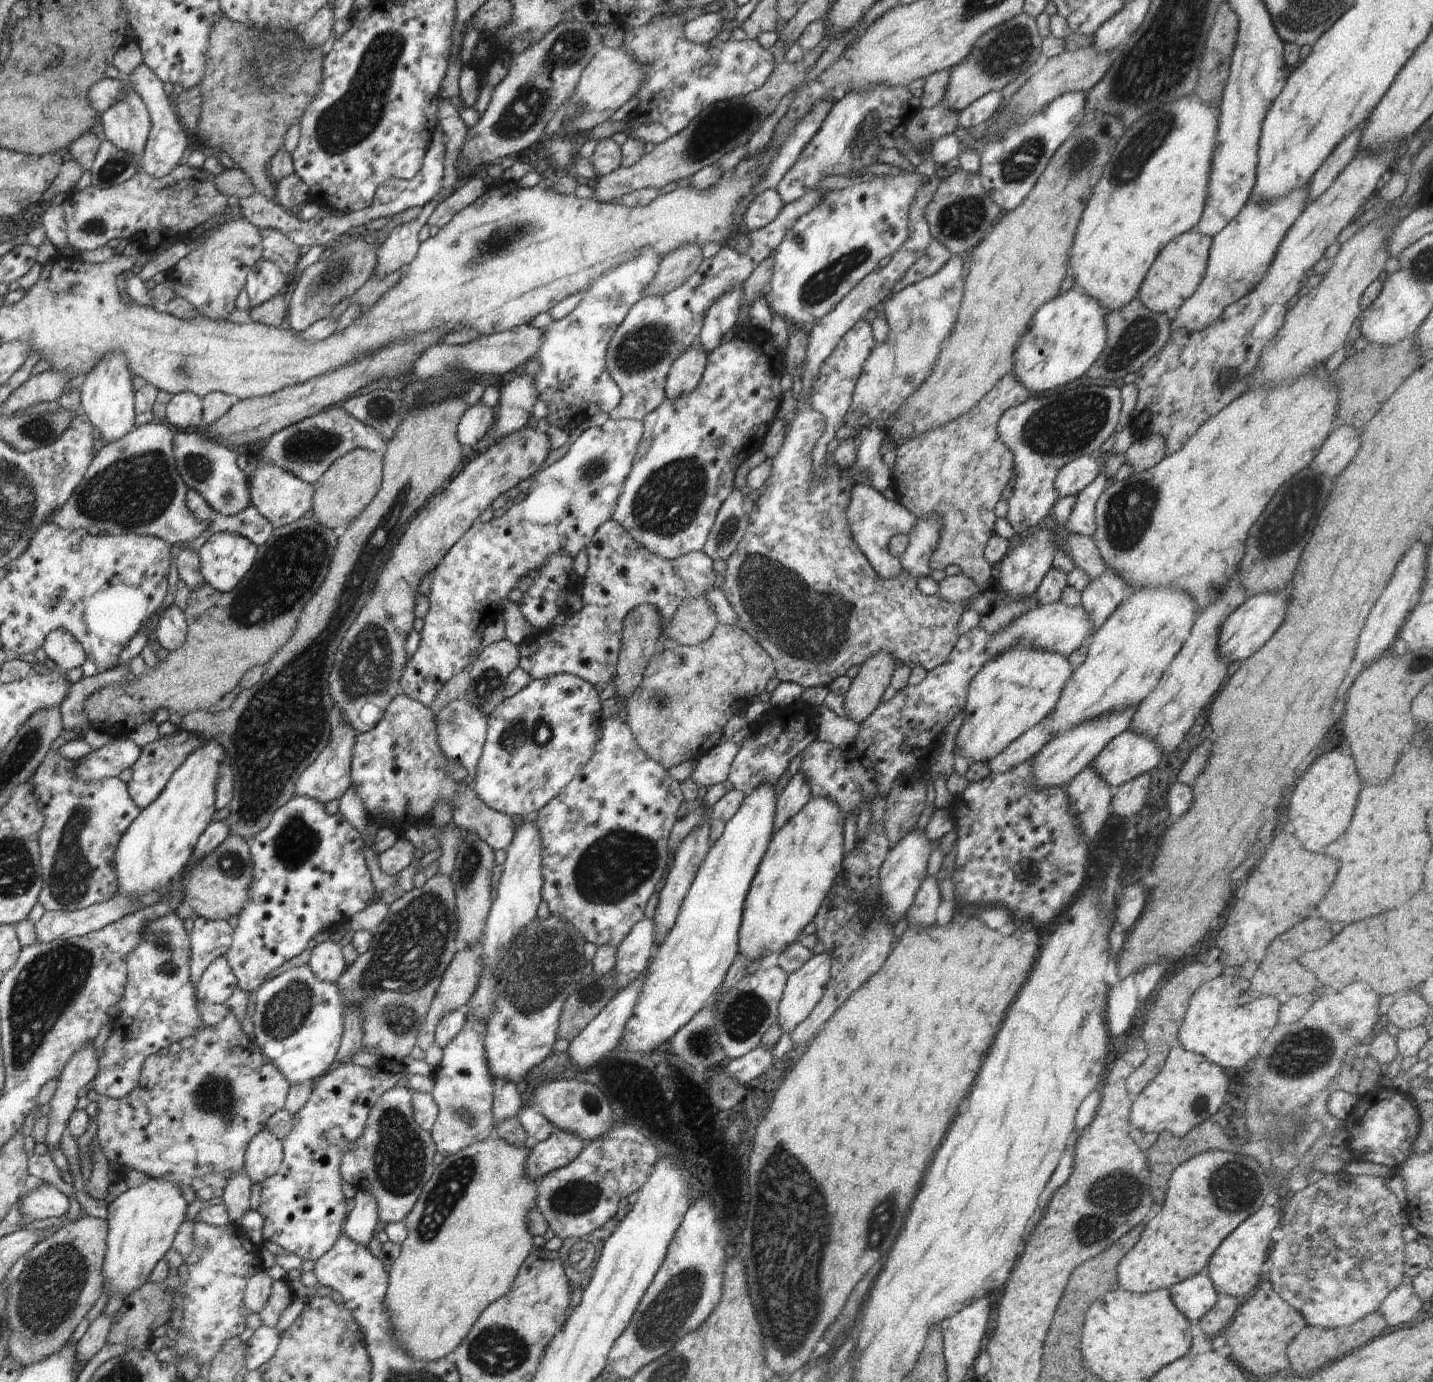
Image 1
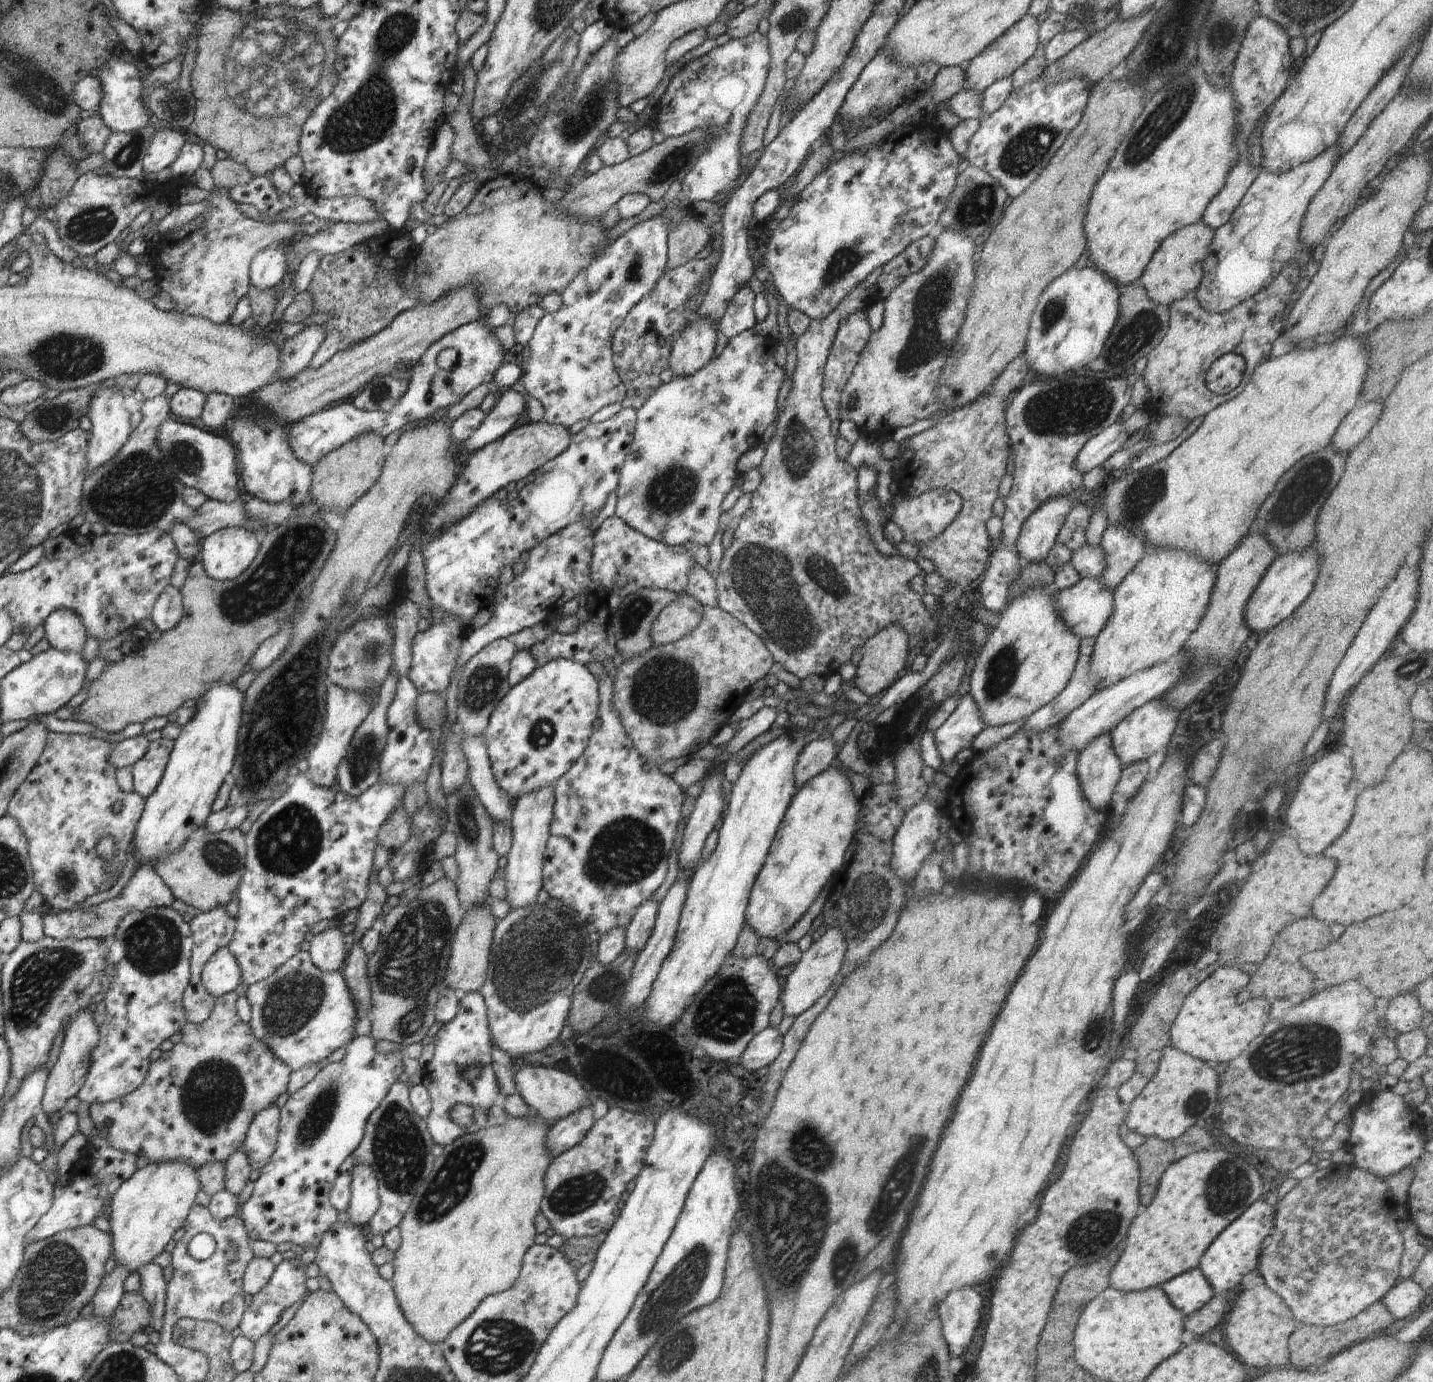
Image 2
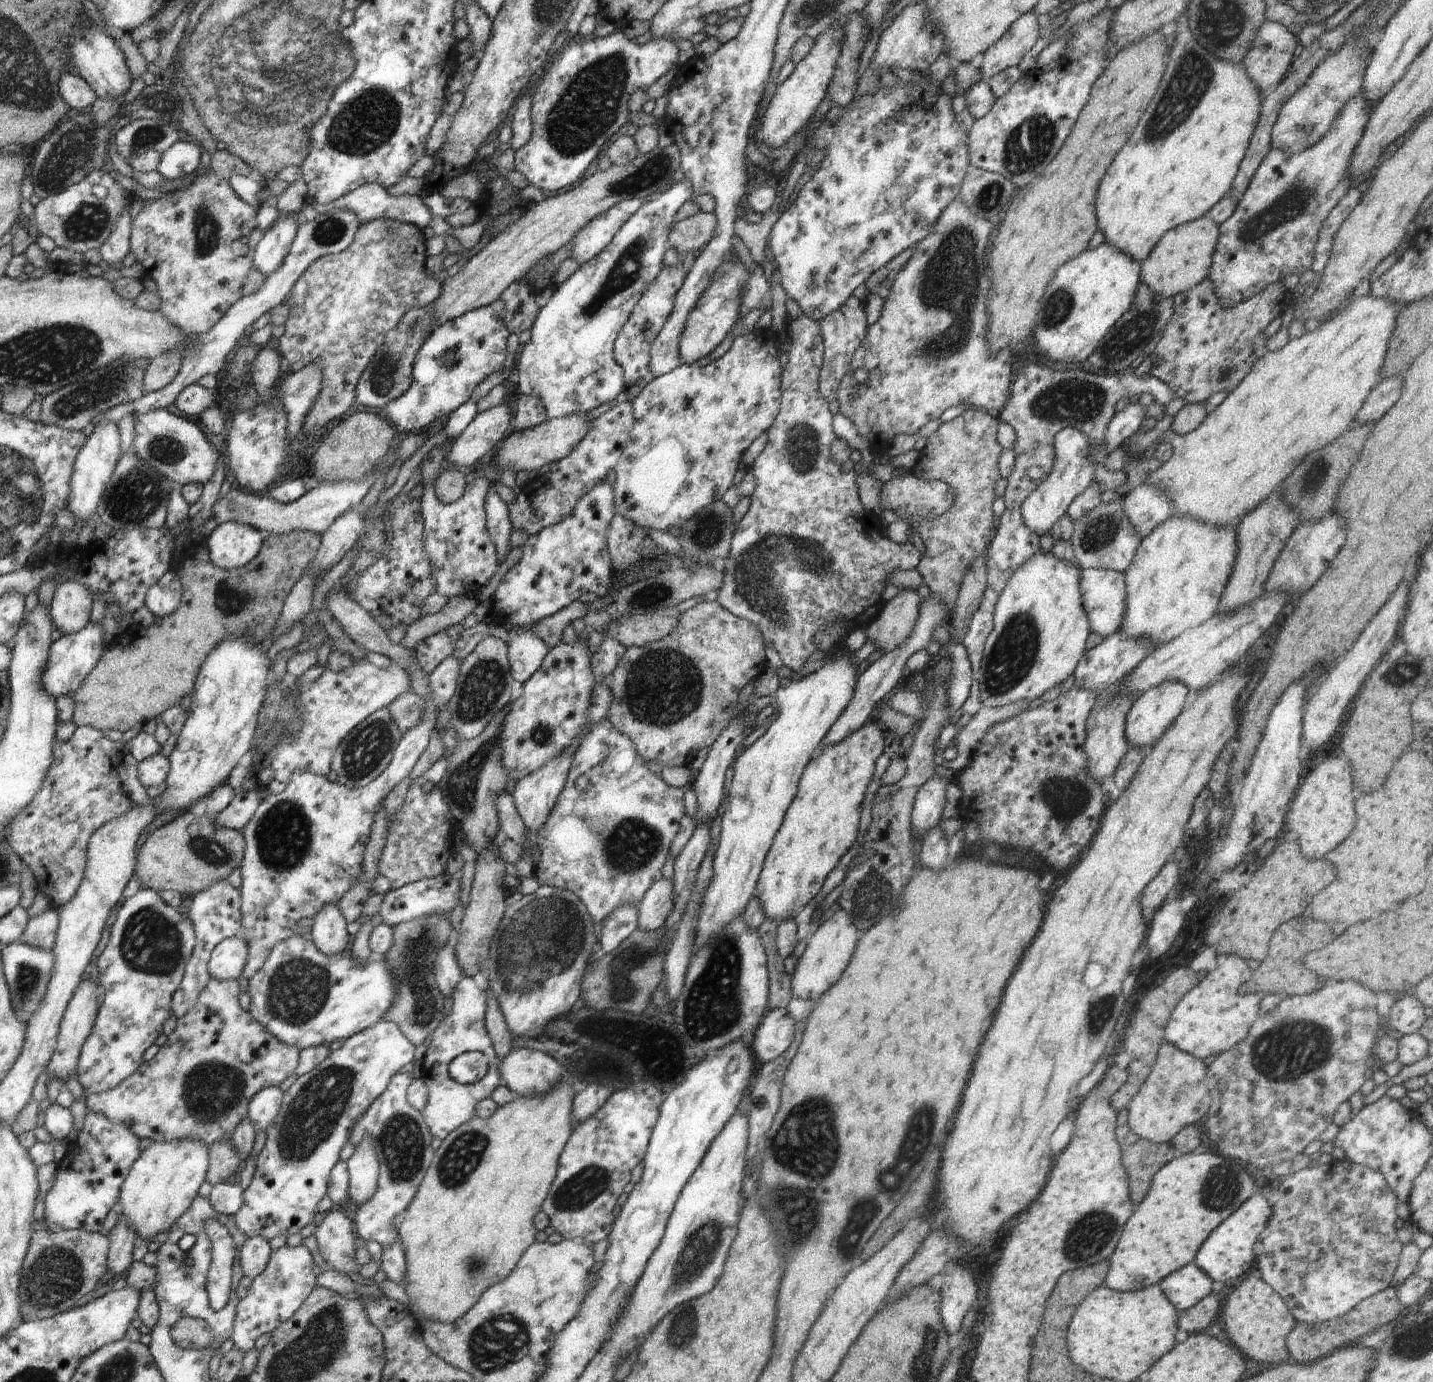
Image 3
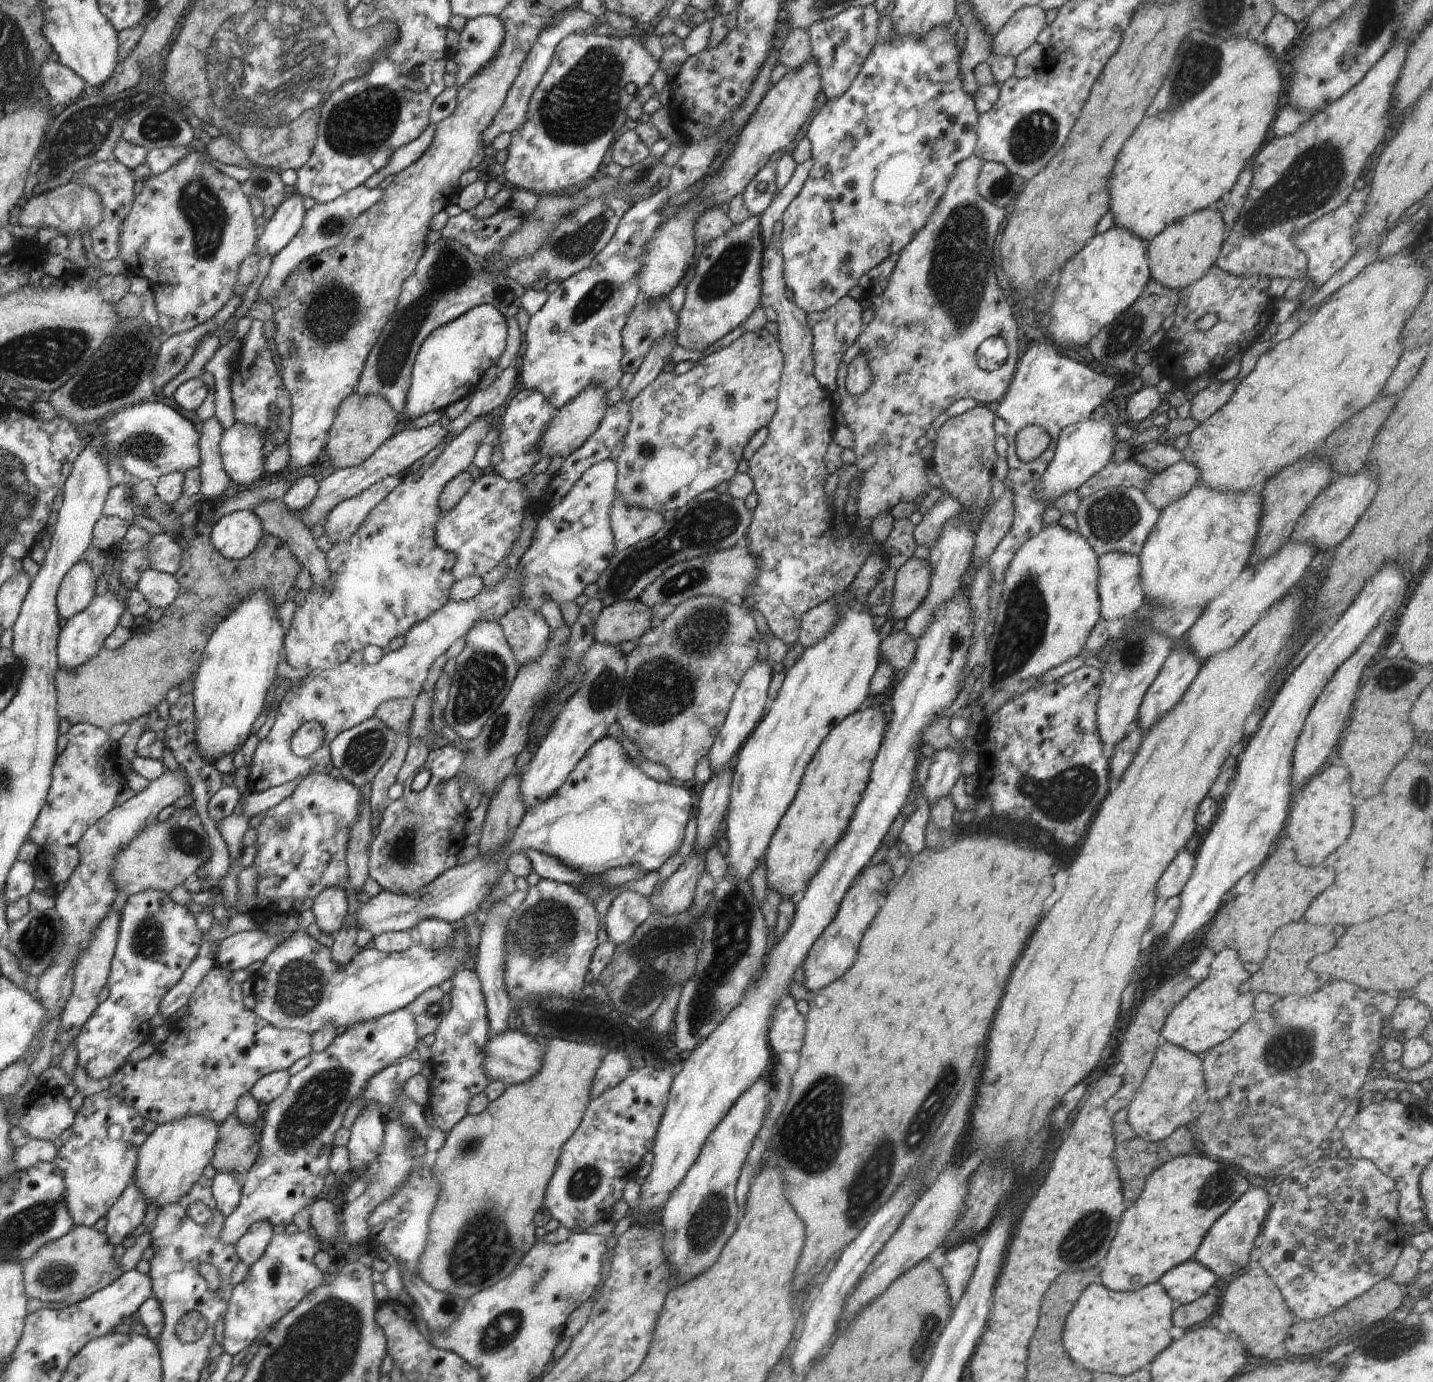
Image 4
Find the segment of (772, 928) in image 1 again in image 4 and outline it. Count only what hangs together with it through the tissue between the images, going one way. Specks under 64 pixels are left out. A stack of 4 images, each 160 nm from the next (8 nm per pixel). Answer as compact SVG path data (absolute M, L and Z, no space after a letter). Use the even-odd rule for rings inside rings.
M874 705L864 708L864 710L858 710L842 719L842 722L839 722L832 728L830 734L826 735L814 758L806 766L798 792L790 803L790 808L779 822L765 852L763 865L765 866L767 887L770 891L777 892L782 899L792 900L794 904L803 898L810 879L820 870L827 854L847 831L856 805L866 790L873 760L882 746L886 730L884 712L878 705Z

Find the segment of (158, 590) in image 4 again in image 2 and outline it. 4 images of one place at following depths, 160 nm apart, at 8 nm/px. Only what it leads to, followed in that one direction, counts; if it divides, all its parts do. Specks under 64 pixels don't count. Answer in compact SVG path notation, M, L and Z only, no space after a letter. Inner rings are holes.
M171 585L154 602L151 616L152 621L156 625L156 629L164 633L169 632L174 626L178 625L183 613L183 597L181 591Z

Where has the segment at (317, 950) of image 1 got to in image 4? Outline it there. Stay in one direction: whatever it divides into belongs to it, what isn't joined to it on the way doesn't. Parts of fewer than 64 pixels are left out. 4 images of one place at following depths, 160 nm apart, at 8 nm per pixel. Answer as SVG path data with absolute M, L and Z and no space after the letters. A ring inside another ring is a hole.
M330 887L324 889L315 899L312 912L316 918L314 927L319 932L331 936L339 931L344 924L348 912L346 891L344 889Z

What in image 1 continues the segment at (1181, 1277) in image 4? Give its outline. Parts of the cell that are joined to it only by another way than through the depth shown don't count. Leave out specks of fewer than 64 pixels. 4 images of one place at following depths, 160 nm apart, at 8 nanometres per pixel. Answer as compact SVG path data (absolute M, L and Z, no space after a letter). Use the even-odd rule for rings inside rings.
M1205 1272L1170 1286L1169 1292L1172 1302L1188 1321L1200 1321L1218 1300L1218 1293Z

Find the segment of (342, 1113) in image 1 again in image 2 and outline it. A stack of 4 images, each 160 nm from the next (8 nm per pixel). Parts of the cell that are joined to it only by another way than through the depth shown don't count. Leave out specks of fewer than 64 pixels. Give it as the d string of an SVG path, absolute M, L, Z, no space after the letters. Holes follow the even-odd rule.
M369 1035L354 1037L345 1046L346 1053L340 1062L324 1066L309 1084L290 1094L288 1102L281 1108L276 1150L272 1152L270 1162L262 1166L260 1176L254 1182L252 1196L242 1206L239 1216L252 1242L262 1240L277 1245L288 1242L304 1249L316 1248L326 1230L338 1221L338 1212L330 1204L328 1194L341 1174L340 1165L358 1148L364 1138L368 1118L386 1098L400 1075L404 1074L405 1048L388 1053L379 1052L376 1050L377 1042L376 1038Z

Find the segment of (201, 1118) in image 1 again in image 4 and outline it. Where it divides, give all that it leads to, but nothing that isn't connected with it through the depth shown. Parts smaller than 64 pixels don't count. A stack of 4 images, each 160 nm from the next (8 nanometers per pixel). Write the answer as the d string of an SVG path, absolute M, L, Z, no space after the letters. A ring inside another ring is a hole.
M215 966L210 972L202 979L202 982L198 985L198 988L194 991L194 994L190 997L187 1004L186 1014L180 1017L178 1020L172 1020L169 1025L168 1038L161 1044L156 1044L154 1052L148 1057L139 1062L126 1062L124 1063L112 1076L109 1090L113 1092L113 1095L120 1099L120 1102L129 1104L135 1107L138 1112L145 1118L145 1120L153 1120L157 1125L163 1125L177 1121L186 1116L198 1115L205 1119L213 1120L215 1123L222 1124L228 1116L234 1114L238 1099L254 1086L254 1083L263 1076L273 1073L274 1071L287 1070L303 1056L308 1056L311 1050L311 1044L313 1043L313 1036L303 1032L298 1032L292 1029L279 1029L272 1026L269 1022L261 1019L253 1010L246 1009L243 1006L243 998L241 984L236 982L233 973L224 970L222 967Z

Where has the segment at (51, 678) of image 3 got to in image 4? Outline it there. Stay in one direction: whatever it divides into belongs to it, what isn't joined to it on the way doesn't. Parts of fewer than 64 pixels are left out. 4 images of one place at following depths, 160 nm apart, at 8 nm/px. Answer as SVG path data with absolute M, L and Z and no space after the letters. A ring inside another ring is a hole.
M109 590L103 596L95 596L80 614L67 620L59 632L57 640L57 664L60 669L78 669L94 658L104 645L104 640L116 630L118 620L124 610L124 604Z

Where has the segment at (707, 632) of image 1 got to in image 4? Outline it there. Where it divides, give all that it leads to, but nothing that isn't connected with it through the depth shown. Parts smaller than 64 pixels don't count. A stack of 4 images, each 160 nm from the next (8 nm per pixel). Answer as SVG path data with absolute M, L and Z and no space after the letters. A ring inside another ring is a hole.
M620 601L612 606L604 607L594 623L595 640L599 643L620 645L621 643L637 642L643 634L652 630L652 609L640 601Z

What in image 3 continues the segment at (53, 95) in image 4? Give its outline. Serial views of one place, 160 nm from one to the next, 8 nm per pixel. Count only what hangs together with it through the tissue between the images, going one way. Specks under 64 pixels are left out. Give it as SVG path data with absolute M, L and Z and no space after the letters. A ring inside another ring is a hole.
M65 72L59 77L58 88L62 98L75 112L84 112L97 100L96 93L80 76Z

